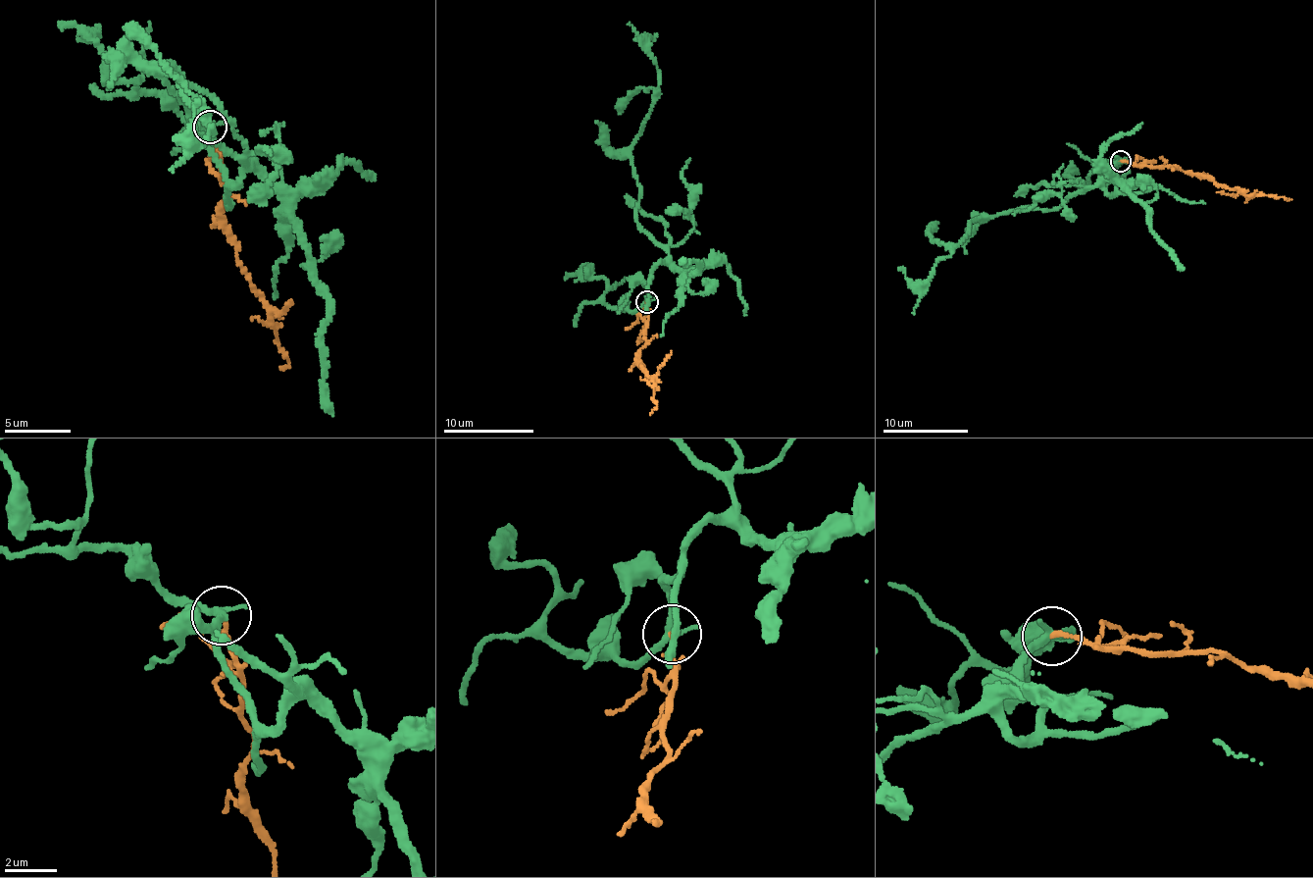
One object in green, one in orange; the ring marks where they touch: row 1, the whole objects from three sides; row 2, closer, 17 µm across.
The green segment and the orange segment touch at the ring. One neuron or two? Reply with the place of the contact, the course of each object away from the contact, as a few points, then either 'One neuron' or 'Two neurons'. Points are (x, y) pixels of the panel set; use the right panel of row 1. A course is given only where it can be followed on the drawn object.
Place: (1120, 161). Course of green: (1121, 160), (1110, 180), (1117, 190), (1088, 185), (1060, 207), (971, 222), (969, 234), (934, 268), (914, 314). Course of orange: (1121, 160), (1137, 165), (1178, 166), (1183, 171), (1204, 175), (1220, 185), (1246, 195), (1272, 194), (1291, 199). Two neurons

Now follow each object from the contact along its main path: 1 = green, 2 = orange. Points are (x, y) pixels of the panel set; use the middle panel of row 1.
1: (647, 302), (644, 281), (669, 249), (637, 221), (639, 184), (631, 151), (659, 85), (656, 65), (629, 23)
2: (647, 302), (645, 346), (640, 348), (639, 363), (640, 369), (654, 380), (653, 401), (657, 402), (650, 415)

